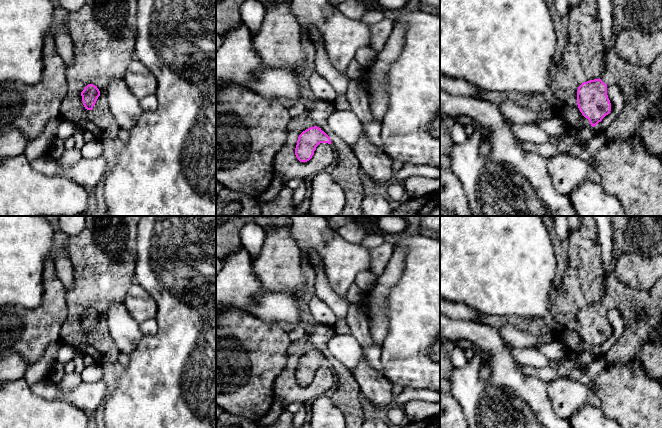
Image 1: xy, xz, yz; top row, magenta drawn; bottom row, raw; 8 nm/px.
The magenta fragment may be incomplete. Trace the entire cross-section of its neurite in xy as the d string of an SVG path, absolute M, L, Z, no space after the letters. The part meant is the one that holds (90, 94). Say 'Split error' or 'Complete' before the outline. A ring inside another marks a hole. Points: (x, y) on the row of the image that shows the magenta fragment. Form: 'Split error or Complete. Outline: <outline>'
Complete. Outline: M88 84L81 92L81 96L85 109L92 110L98 97L100 96L100 91L97 86Z

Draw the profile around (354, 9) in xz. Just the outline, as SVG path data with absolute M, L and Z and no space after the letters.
M344 0L336 6L344 16L355 20L360 20L372 7L370 4L360 0Z

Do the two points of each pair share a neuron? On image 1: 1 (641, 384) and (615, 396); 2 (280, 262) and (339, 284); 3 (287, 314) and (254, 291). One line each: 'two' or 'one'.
1: one
2: two
3: one

